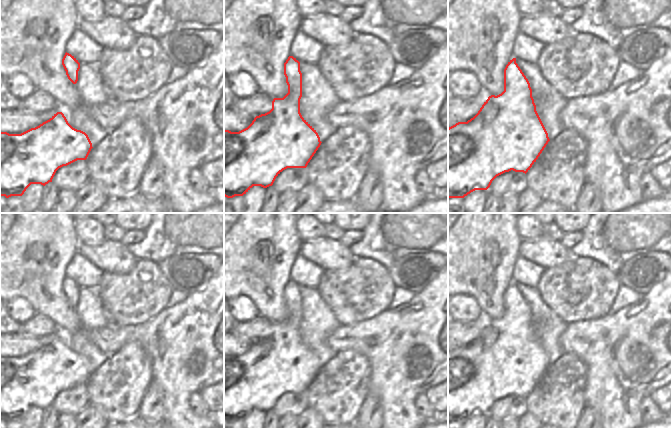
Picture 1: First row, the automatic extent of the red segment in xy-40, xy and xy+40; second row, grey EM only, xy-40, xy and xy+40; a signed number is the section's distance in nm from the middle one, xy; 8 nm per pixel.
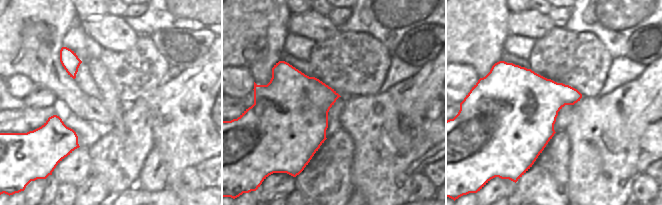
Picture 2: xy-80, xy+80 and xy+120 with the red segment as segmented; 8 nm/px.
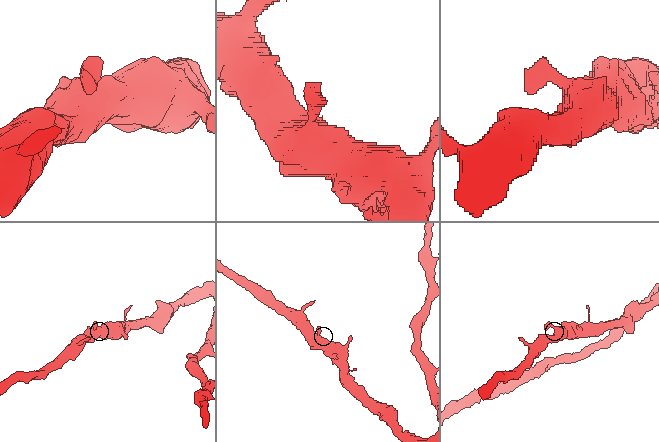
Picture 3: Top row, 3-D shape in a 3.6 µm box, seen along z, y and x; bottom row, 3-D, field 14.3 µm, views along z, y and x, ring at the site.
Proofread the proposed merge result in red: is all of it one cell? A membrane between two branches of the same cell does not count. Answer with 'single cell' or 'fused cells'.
single cell

